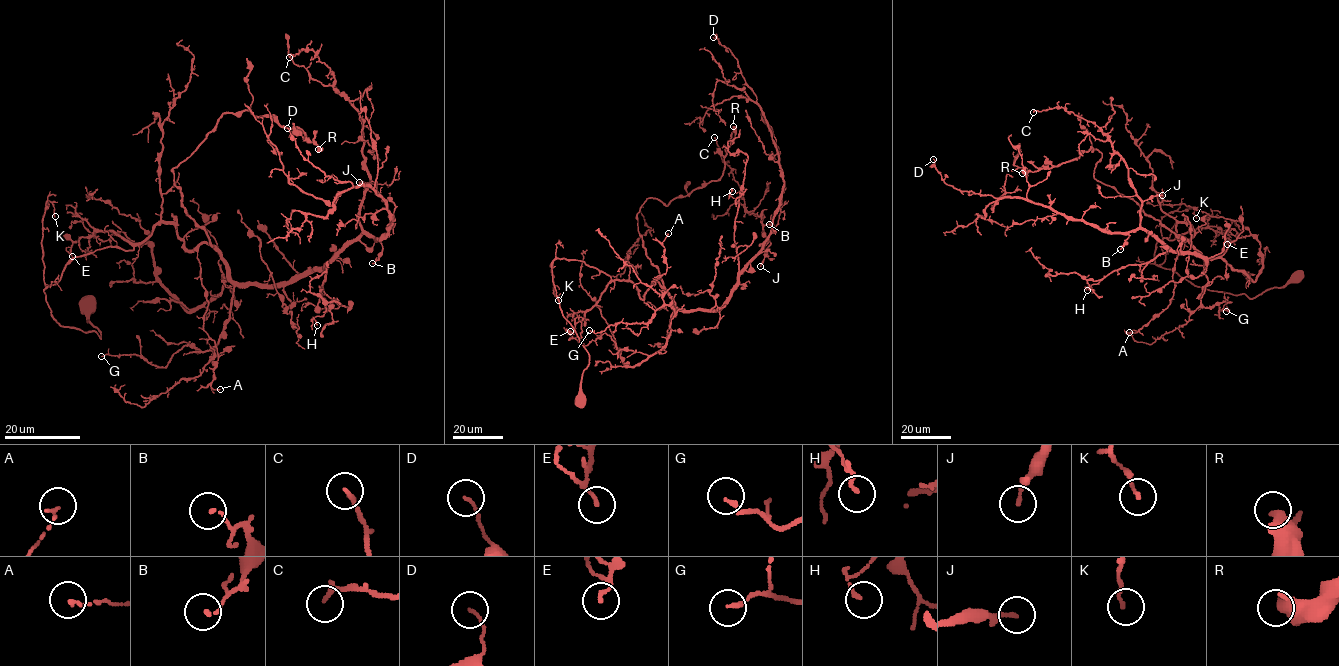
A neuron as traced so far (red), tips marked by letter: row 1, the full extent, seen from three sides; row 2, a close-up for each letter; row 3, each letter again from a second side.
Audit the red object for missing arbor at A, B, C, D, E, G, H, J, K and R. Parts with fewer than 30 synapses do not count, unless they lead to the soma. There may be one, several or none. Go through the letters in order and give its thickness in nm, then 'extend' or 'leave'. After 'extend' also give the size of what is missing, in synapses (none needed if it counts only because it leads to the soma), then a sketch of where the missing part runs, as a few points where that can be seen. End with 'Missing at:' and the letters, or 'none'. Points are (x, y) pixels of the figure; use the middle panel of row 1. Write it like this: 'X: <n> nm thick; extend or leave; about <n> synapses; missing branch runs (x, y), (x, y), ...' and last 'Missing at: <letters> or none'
A: 130 nm thick; leave
B: 130 nm thick; leave
C: 180 nm thick; leave
D: 110 nm thick; leave
E: 130 nm thick; leave
G: 160 nm thick; leave
H: 140 nm thick; leave
J: 180 nm thick; leave
K: 130 nm thick; leave
R: 400 nm thick; leave
Missing at: none

